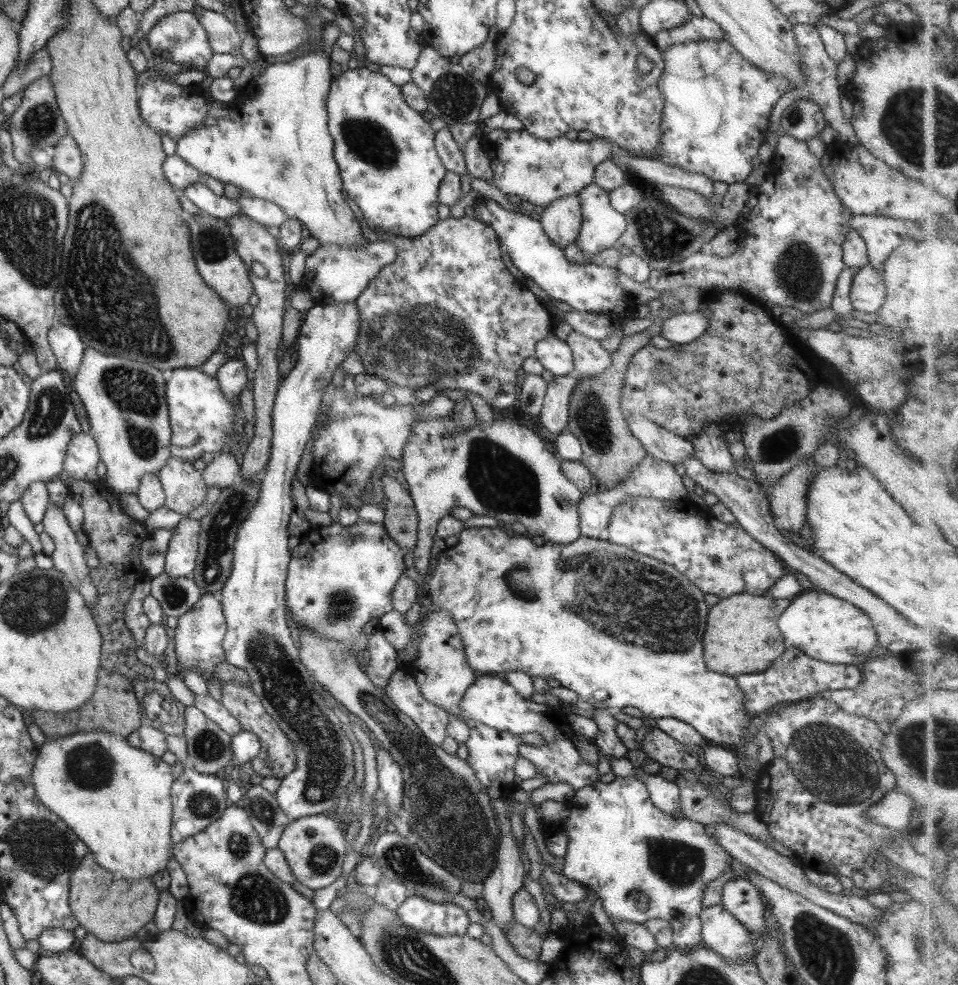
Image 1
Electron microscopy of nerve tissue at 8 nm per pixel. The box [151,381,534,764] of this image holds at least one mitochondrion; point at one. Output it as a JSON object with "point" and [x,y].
{"point":[214,564]}

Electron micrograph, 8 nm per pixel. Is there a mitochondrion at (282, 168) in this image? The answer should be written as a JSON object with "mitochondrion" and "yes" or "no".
{"mitochondrion":"yes"}

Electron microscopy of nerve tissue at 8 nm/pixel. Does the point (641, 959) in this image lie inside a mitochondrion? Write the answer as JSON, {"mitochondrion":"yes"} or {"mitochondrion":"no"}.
{"mitochondrion":"no"}

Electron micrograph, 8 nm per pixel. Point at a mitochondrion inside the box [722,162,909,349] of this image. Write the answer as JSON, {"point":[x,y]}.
{"point":[798,272]}

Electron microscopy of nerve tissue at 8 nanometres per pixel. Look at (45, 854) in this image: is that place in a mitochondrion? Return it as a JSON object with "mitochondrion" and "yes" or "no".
{"mitochondrion":"yes"}

